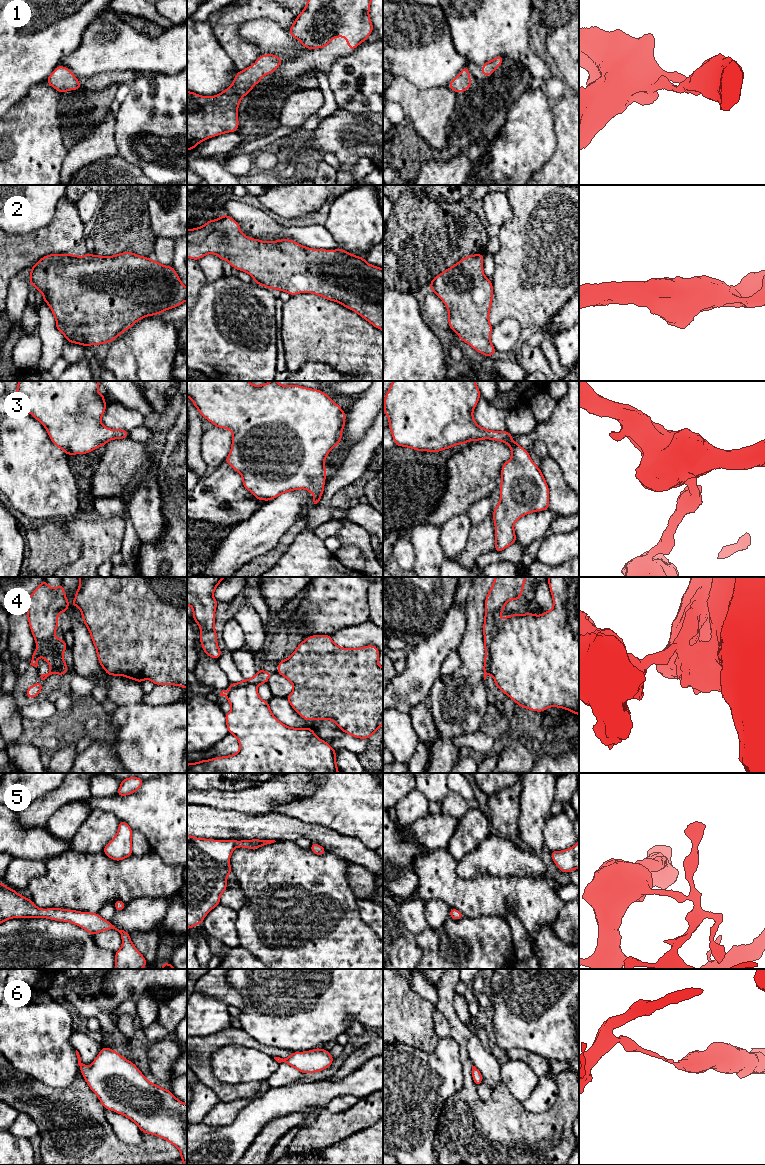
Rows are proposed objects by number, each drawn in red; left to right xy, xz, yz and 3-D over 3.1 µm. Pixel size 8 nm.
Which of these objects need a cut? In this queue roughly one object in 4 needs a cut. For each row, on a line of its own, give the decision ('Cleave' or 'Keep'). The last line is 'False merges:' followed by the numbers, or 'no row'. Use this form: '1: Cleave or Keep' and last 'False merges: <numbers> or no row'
1: Keep
2: Keep
3: Keep
4: Cleave
5: Keep
6: Cleave
False merges: 4, 6

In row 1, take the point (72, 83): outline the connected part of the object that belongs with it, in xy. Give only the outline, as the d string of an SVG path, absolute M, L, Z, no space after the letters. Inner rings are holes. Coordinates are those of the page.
M61 65L46 80L50 86L60 93L82 88L74 74L67 67Z

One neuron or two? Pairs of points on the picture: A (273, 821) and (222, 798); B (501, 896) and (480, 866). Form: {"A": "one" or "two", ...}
{"A": "two", "B": "two"}

